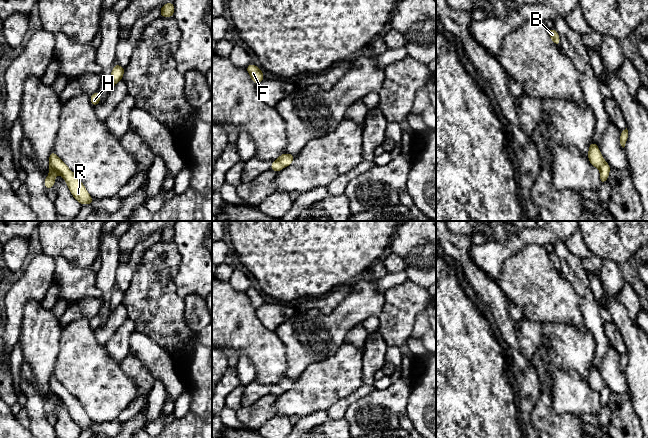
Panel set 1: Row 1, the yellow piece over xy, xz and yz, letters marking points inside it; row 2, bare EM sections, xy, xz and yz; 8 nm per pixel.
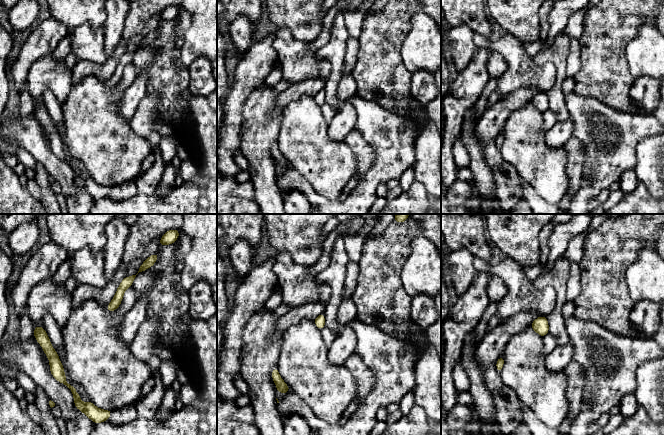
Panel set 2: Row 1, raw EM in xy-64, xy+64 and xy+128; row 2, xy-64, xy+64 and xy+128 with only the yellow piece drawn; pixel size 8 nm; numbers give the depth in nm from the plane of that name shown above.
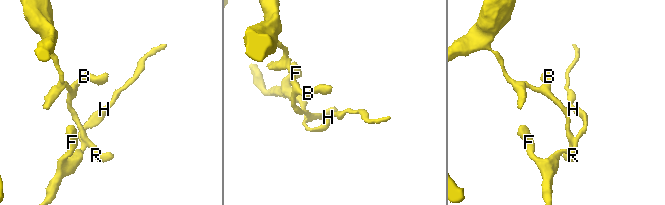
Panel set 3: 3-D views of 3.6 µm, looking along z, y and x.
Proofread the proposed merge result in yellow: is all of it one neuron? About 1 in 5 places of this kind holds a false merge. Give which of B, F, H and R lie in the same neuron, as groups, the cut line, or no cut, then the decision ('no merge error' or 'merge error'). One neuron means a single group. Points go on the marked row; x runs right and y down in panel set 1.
groups B R / F H; cut xy (49, 163), (59, 173); merge error

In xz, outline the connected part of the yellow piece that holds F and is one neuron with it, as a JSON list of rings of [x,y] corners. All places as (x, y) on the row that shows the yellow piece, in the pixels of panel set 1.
[[[252,63],[246,67],[246,71],[249,73],[254,84],[258,84],[265,79],[262,70]]]

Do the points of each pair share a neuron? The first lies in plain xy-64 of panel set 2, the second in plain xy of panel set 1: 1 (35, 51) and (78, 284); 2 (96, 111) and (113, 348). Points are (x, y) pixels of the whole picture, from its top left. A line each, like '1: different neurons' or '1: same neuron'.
1: different neurons
2: different neurons

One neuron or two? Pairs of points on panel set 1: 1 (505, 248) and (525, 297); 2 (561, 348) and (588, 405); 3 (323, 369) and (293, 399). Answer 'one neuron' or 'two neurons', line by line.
1: two neurons
2: two neurons
3: one neuron

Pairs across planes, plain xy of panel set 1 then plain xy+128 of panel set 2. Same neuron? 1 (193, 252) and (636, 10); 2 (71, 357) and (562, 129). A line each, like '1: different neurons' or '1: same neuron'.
1: different neurons
2: different neurons

